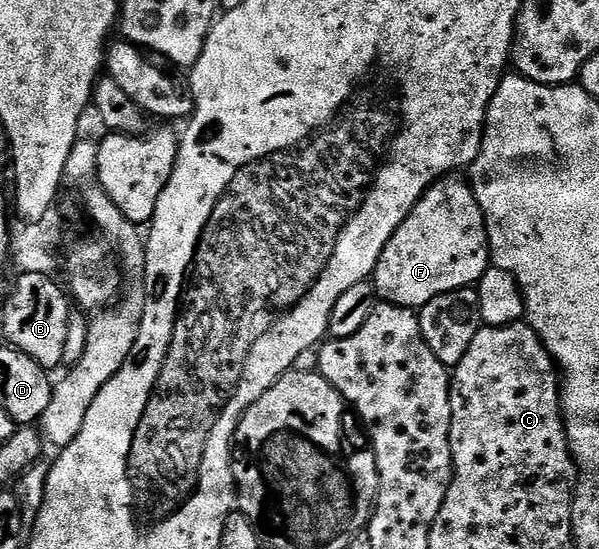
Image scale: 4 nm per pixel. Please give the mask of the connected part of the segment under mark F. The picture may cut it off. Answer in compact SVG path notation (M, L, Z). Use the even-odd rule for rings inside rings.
M456 174L446 175L437 180L423 193L423 197L411 209L411 213L395 229L391 241L383 249L383 253L374 269L371 282L378 300L394 303L396 307L412 307L420 309L435 297L443 293L451 293L455 289L473 287L483 277L483 273L491 265L489 258L489 242L487 229L483 221L483 213L475 201L472 186L464 178Z

